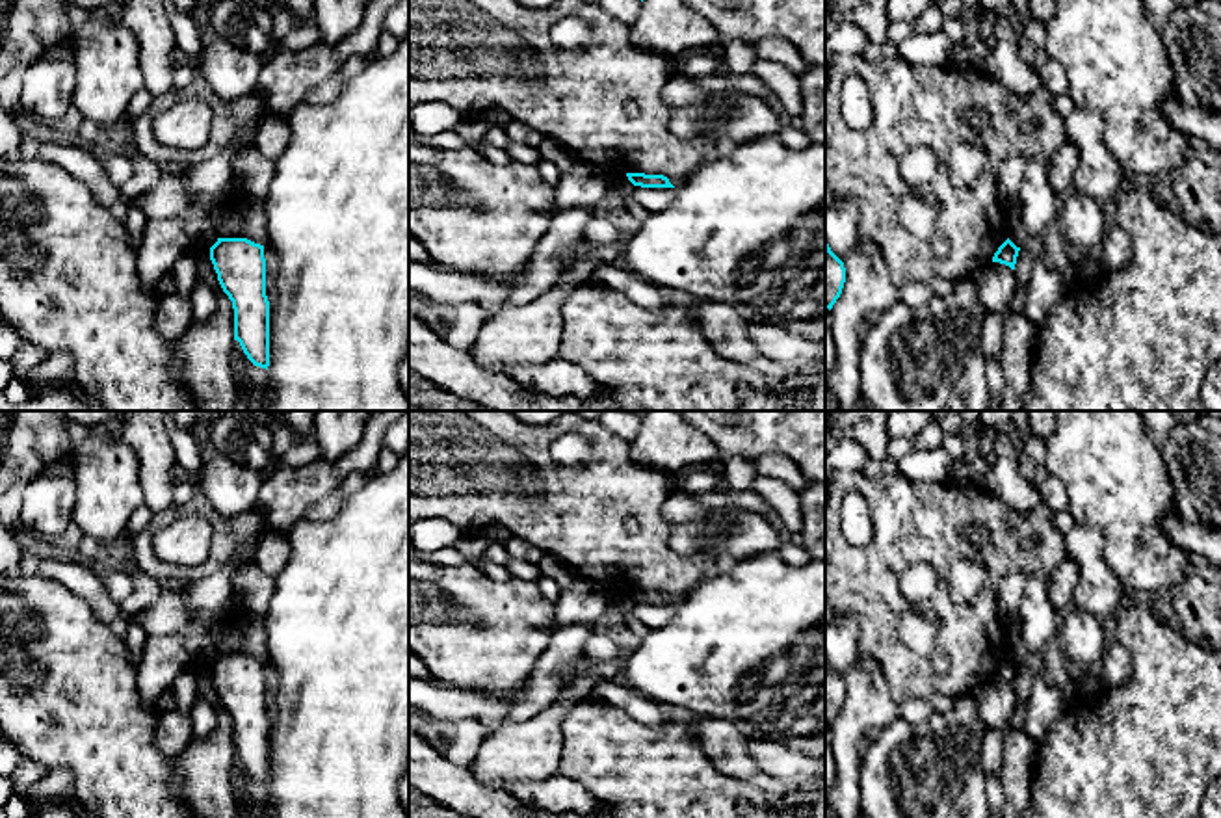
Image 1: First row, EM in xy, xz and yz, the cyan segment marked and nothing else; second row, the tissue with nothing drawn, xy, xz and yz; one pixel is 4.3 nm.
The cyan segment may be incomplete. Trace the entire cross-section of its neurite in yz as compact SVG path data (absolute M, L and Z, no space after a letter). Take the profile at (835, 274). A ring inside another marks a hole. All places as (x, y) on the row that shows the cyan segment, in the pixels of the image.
M825 240L825 309L833 309L846 283L844 262L831 251Z

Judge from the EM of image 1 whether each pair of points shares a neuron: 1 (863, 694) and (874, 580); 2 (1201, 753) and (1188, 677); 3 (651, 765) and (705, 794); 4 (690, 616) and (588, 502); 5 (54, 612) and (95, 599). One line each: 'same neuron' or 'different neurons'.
1: different neurons
2: same neuron
3: same neuron
4: different neurons
5: different neurons

